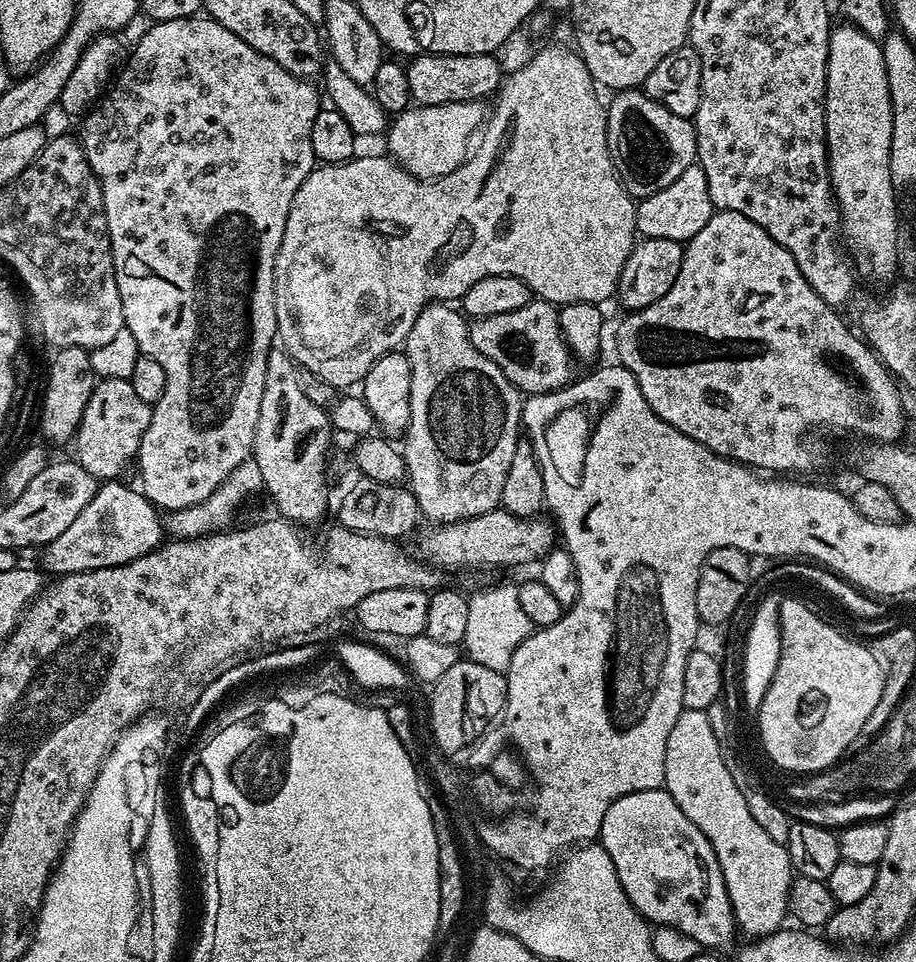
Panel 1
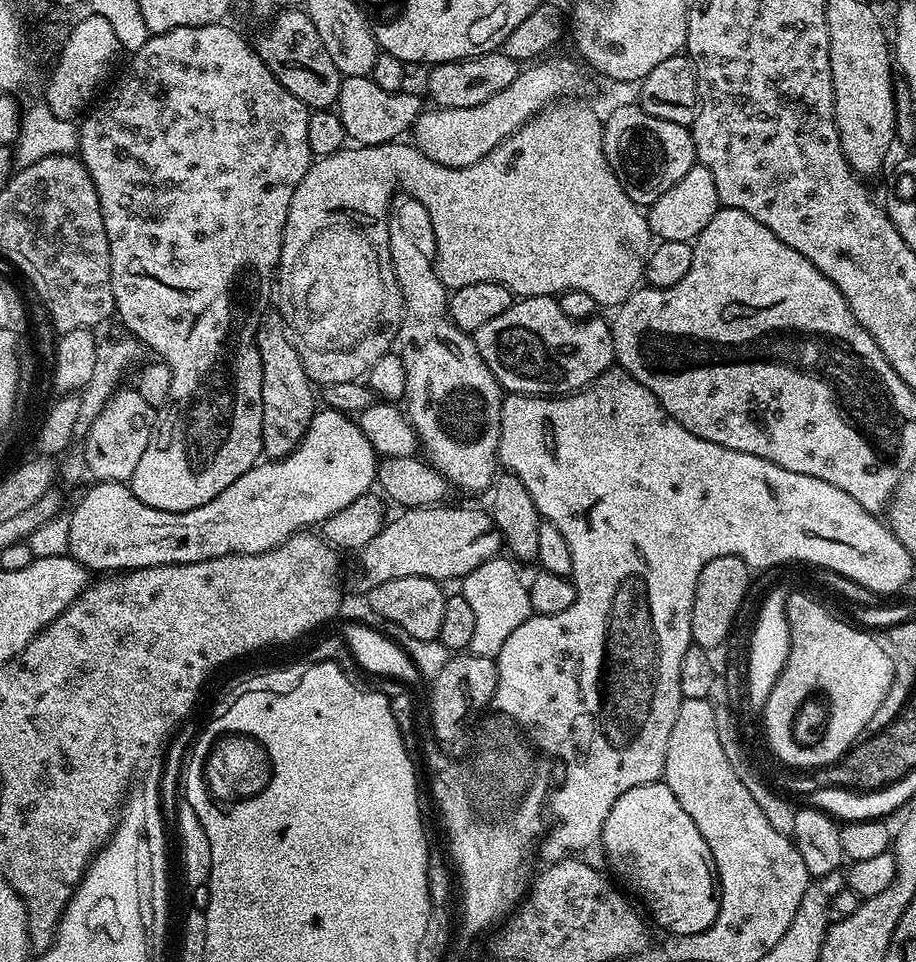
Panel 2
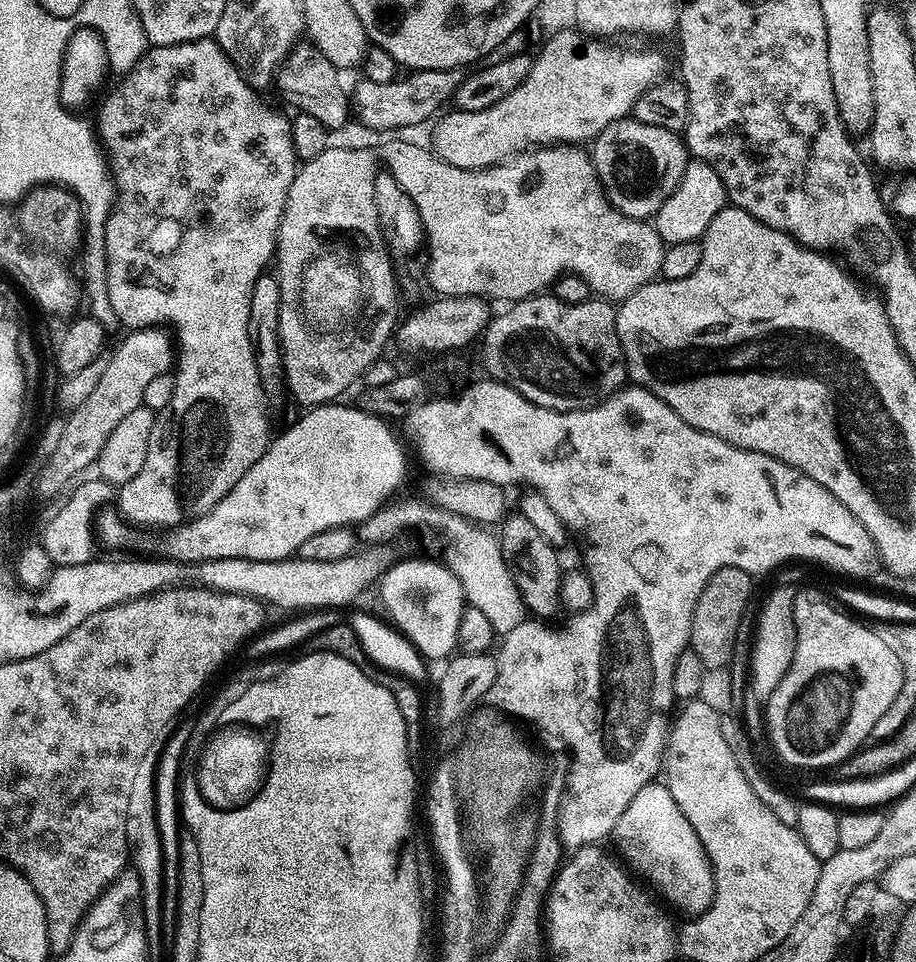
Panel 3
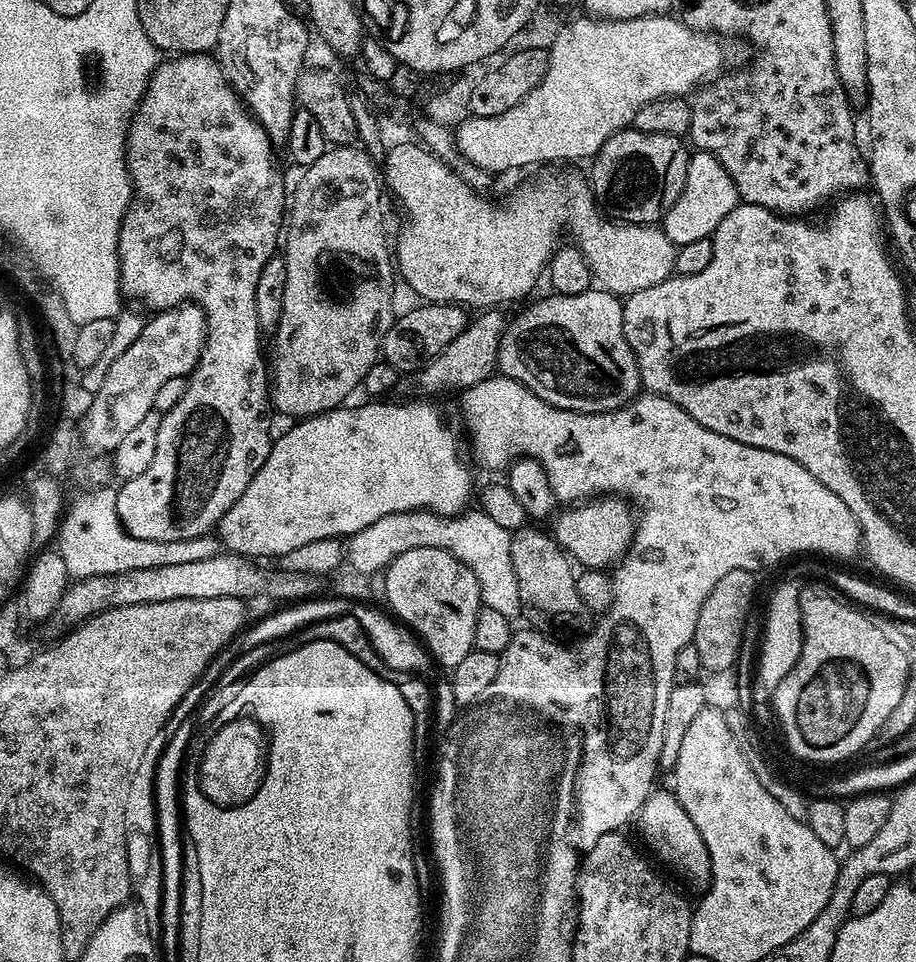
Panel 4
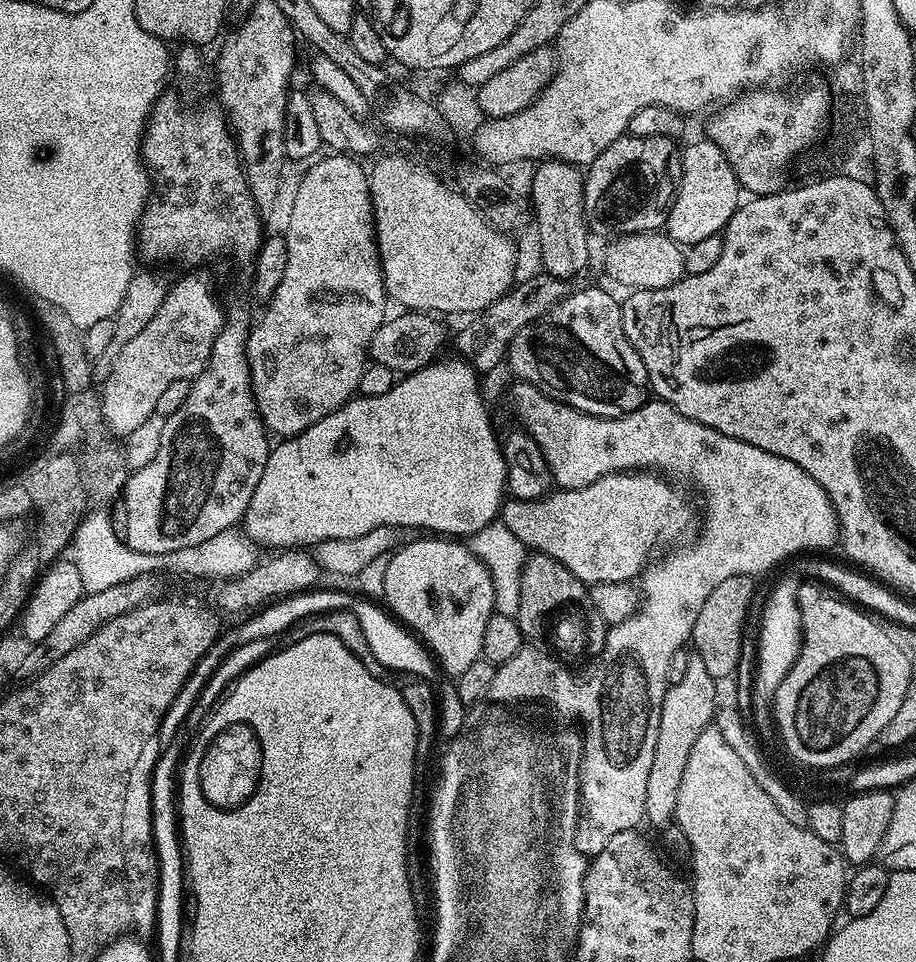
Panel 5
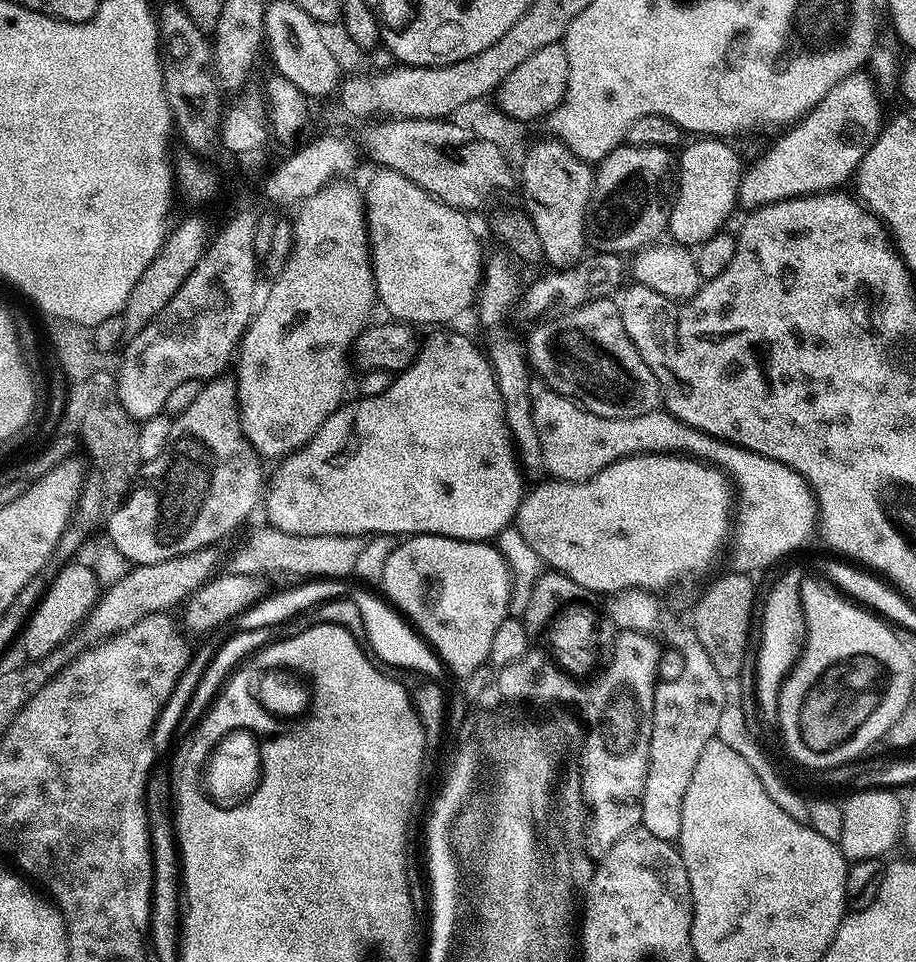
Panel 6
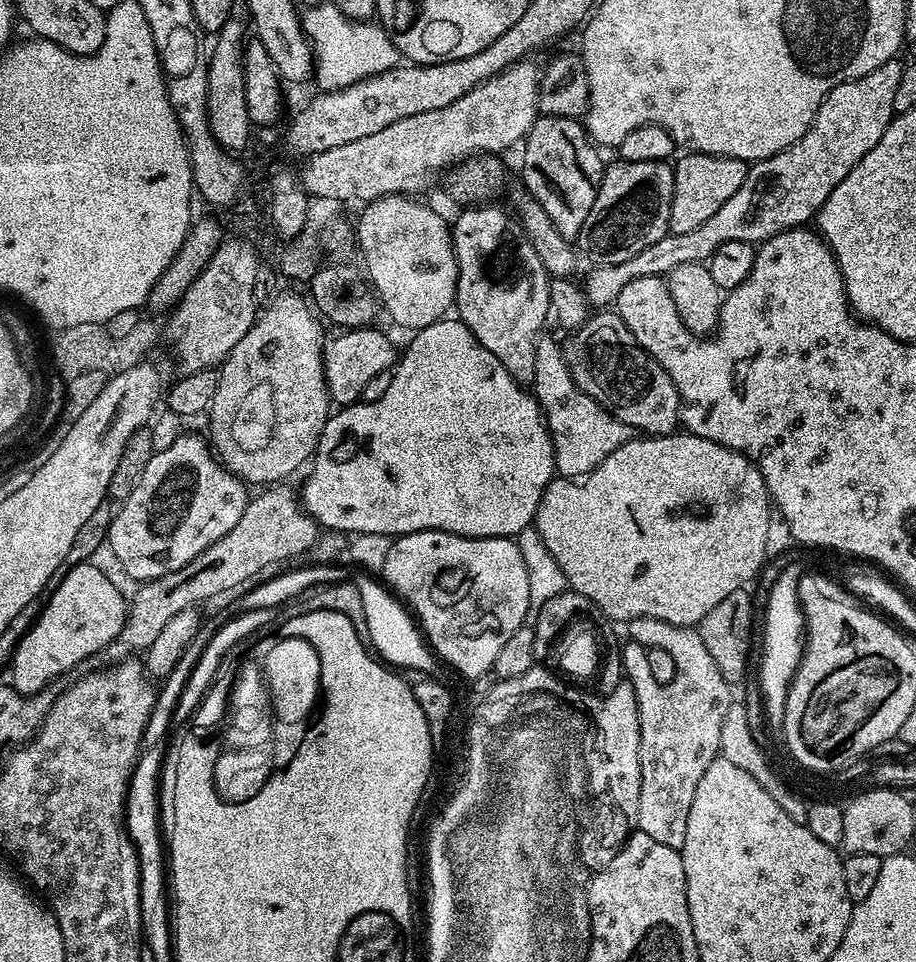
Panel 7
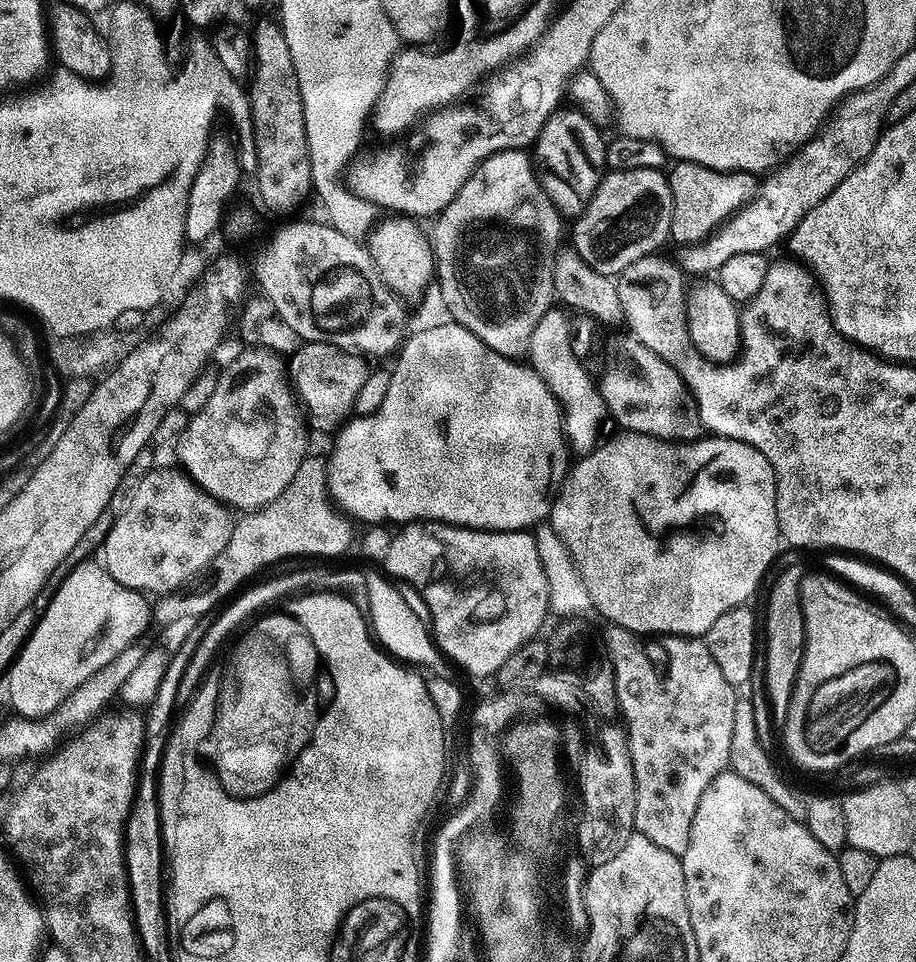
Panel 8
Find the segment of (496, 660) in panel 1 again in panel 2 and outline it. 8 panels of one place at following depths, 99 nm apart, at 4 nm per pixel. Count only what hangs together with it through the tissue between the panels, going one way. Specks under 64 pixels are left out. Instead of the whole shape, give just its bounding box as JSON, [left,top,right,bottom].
[462,555,534,657]

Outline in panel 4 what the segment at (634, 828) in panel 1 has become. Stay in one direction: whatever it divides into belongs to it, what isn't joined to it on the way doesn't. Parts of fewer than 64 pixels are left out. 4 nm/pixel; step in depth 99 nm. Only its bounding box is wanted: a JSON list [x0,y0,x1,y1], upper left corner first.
[639,791,712,885]

